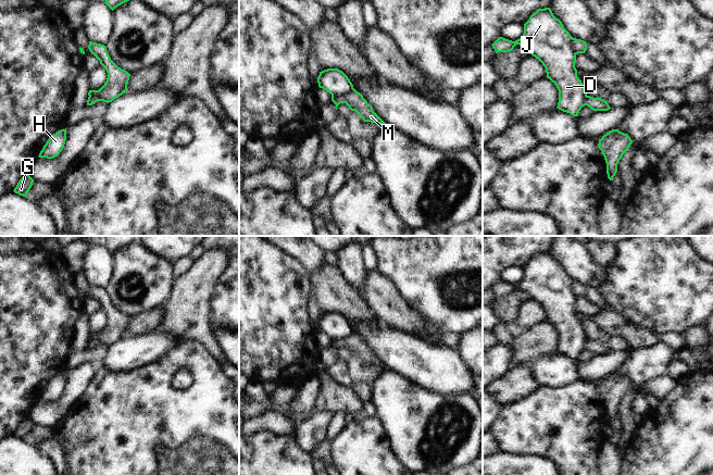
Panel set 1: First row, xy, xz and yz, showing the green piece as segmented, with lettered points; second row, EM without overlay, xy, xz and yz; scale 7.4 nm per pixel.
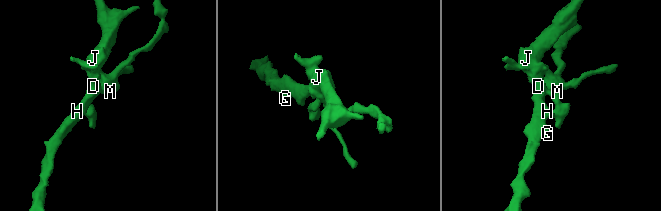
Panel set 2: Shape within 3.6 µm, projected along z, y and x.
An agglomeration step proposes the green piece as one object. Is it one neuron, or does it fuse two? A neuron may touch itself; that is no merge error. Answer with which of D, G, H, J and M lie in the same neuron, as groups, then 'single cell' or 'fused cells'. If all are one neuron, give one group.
groups D G H J / M; fused cells

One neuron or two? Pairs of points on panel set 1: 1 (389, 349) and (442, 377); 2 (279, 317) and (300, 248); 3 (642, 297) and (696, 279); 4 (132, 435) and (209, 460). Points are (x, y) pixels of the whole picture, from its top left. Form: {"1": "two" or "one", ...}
{"1": "one", "2": "two", "3": "one", "4": "one"}

